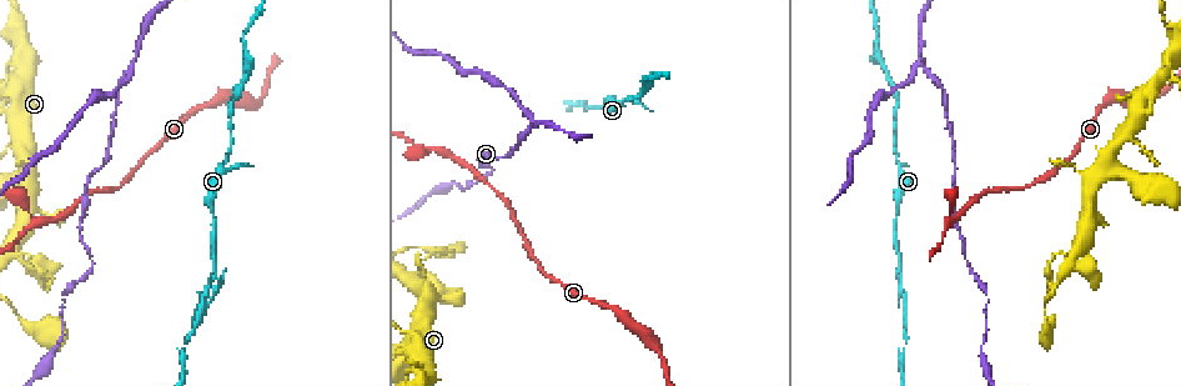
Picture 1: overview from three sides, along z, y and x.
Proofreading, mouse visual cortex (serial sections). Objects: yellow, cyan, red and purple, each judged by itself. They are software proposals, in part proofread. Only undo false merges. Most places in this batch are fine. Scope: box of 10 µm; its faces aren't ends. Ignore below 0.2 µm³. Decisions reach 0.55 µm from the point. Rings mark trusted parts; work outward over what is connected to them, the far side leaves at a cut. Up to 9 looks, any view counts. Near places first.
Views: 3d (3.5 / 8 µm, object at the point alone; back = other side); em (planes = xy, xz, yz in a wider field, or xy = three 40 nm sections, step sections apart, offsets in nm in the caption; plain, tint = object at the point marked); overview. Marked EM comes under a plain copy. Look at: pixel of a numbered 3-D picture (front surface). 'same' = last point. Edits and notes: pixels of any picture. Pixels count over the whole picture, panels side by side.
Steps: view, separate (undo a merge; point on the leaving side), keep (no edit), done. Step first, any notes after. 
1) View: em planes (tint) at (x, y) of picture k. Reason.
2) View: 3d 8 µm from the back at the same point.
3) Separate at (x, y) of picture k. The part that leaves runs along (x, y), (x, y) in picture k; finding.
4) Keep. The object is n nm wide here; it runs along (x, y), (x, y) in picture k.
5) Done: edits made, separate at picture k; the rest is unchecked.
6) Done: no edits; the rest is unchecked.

View: 3d 3.5 µm at (425, 308) of picture 1. Abrupt turn.

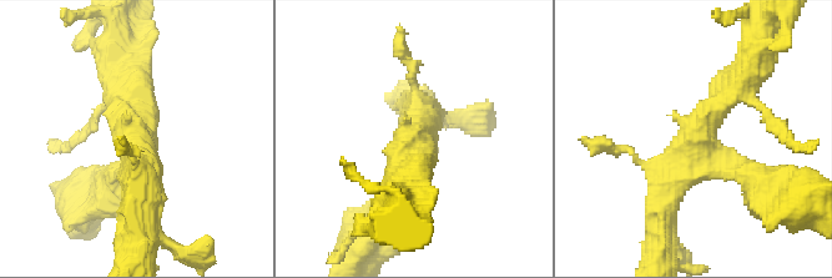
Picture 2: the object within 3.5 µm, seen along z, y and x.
View: em xy step 1 (tint) at (698, 144) of picture 2. 3 arms meet here; the arms are 250, 300, 450 nm wide.

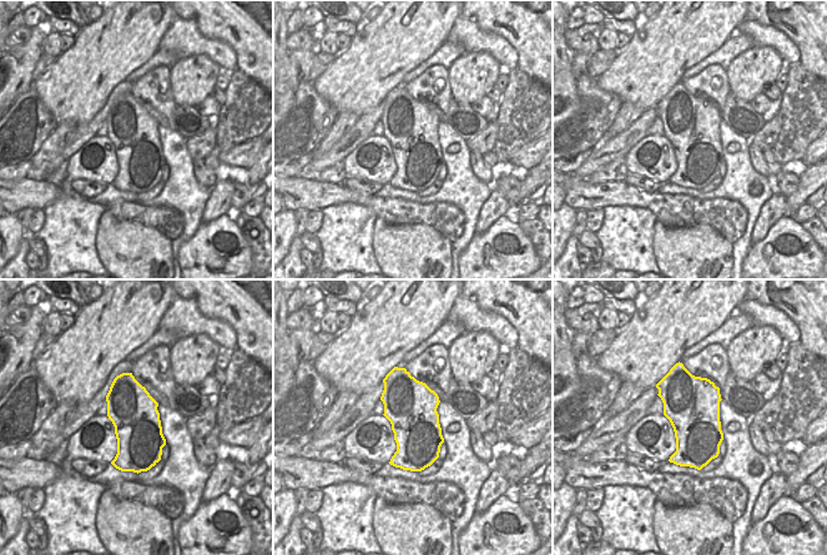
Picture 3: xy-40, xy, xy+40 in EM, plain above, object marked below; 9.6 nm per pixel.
View: em xy step 3 (tint) at the same point. Cut it another way.

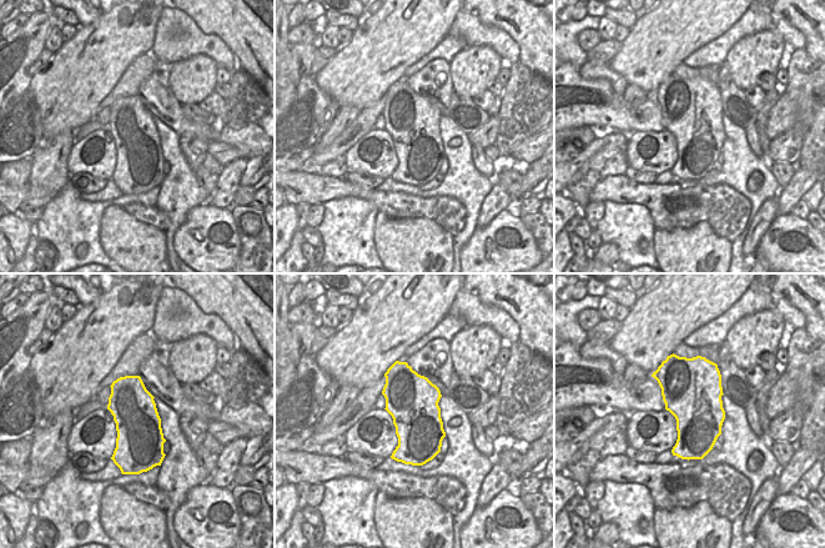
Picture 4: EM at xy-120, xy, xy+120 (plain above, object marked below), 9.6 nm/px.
Keep. It runs along (742, 79), (665, 186), (662, 216) in picture 2; one cell here.

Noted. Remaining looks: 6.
View: 3d 3.5 µm at (421, 365) of picture 1. Narrows sharply.

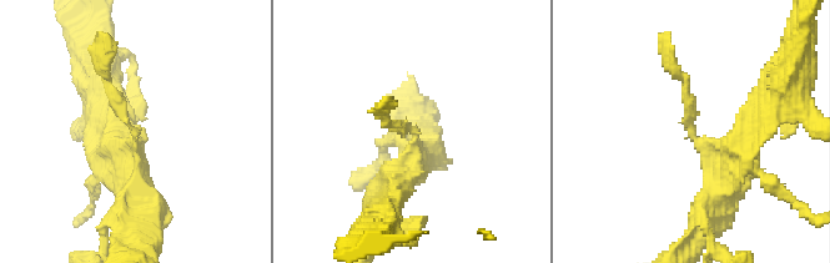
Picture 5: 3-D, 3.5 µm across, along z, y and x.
View: em xy step 1 (tint) at (135, 138) of picture 5. The arms are 150, 400 nm wide.

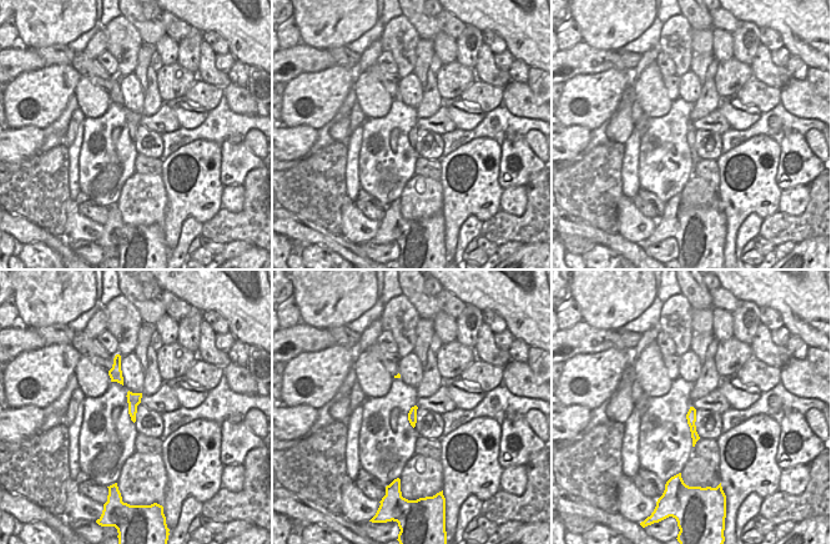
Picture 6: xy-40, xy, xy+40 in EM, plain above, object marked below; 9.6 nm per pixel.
Keep. It runs along (141, 200), (134, 127), (104, 81) in picture 5; all the same cell.

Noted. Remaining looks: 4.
View: 3d 3.5 µm at (134, 66) of picture 1. Arms part here.

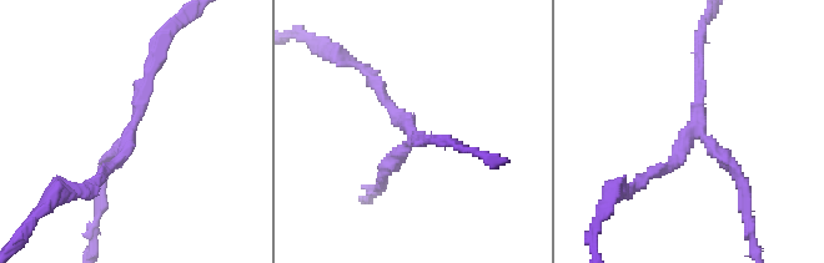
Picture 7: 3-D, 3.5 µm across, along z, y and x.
View: em xy step 2 (tint) at (134, 128) of picture 7. Shape alone is not enough.

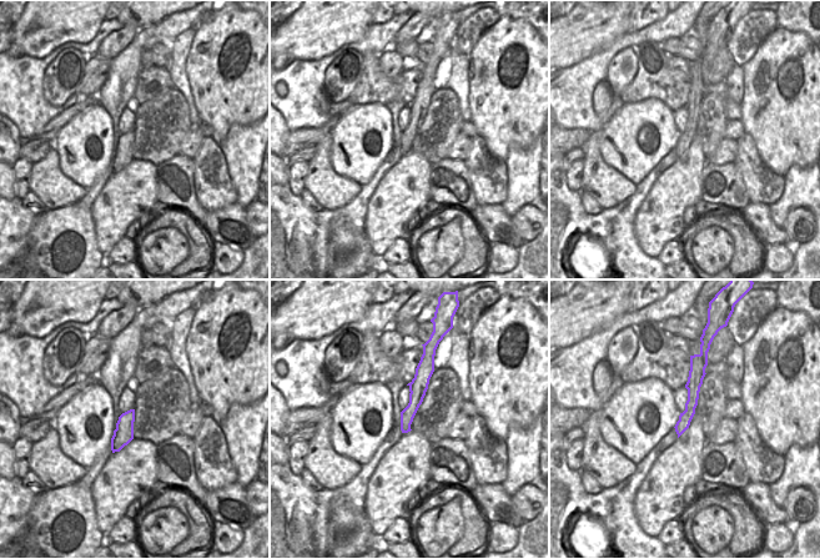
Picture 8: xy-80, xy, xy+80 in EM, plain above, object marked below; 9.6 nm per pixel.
Separate at (673, 165) of picture 7. Two cells meet here.

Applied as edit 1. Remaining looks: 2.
Done: edits made, separate at picture 7; the rest is unchecked.

